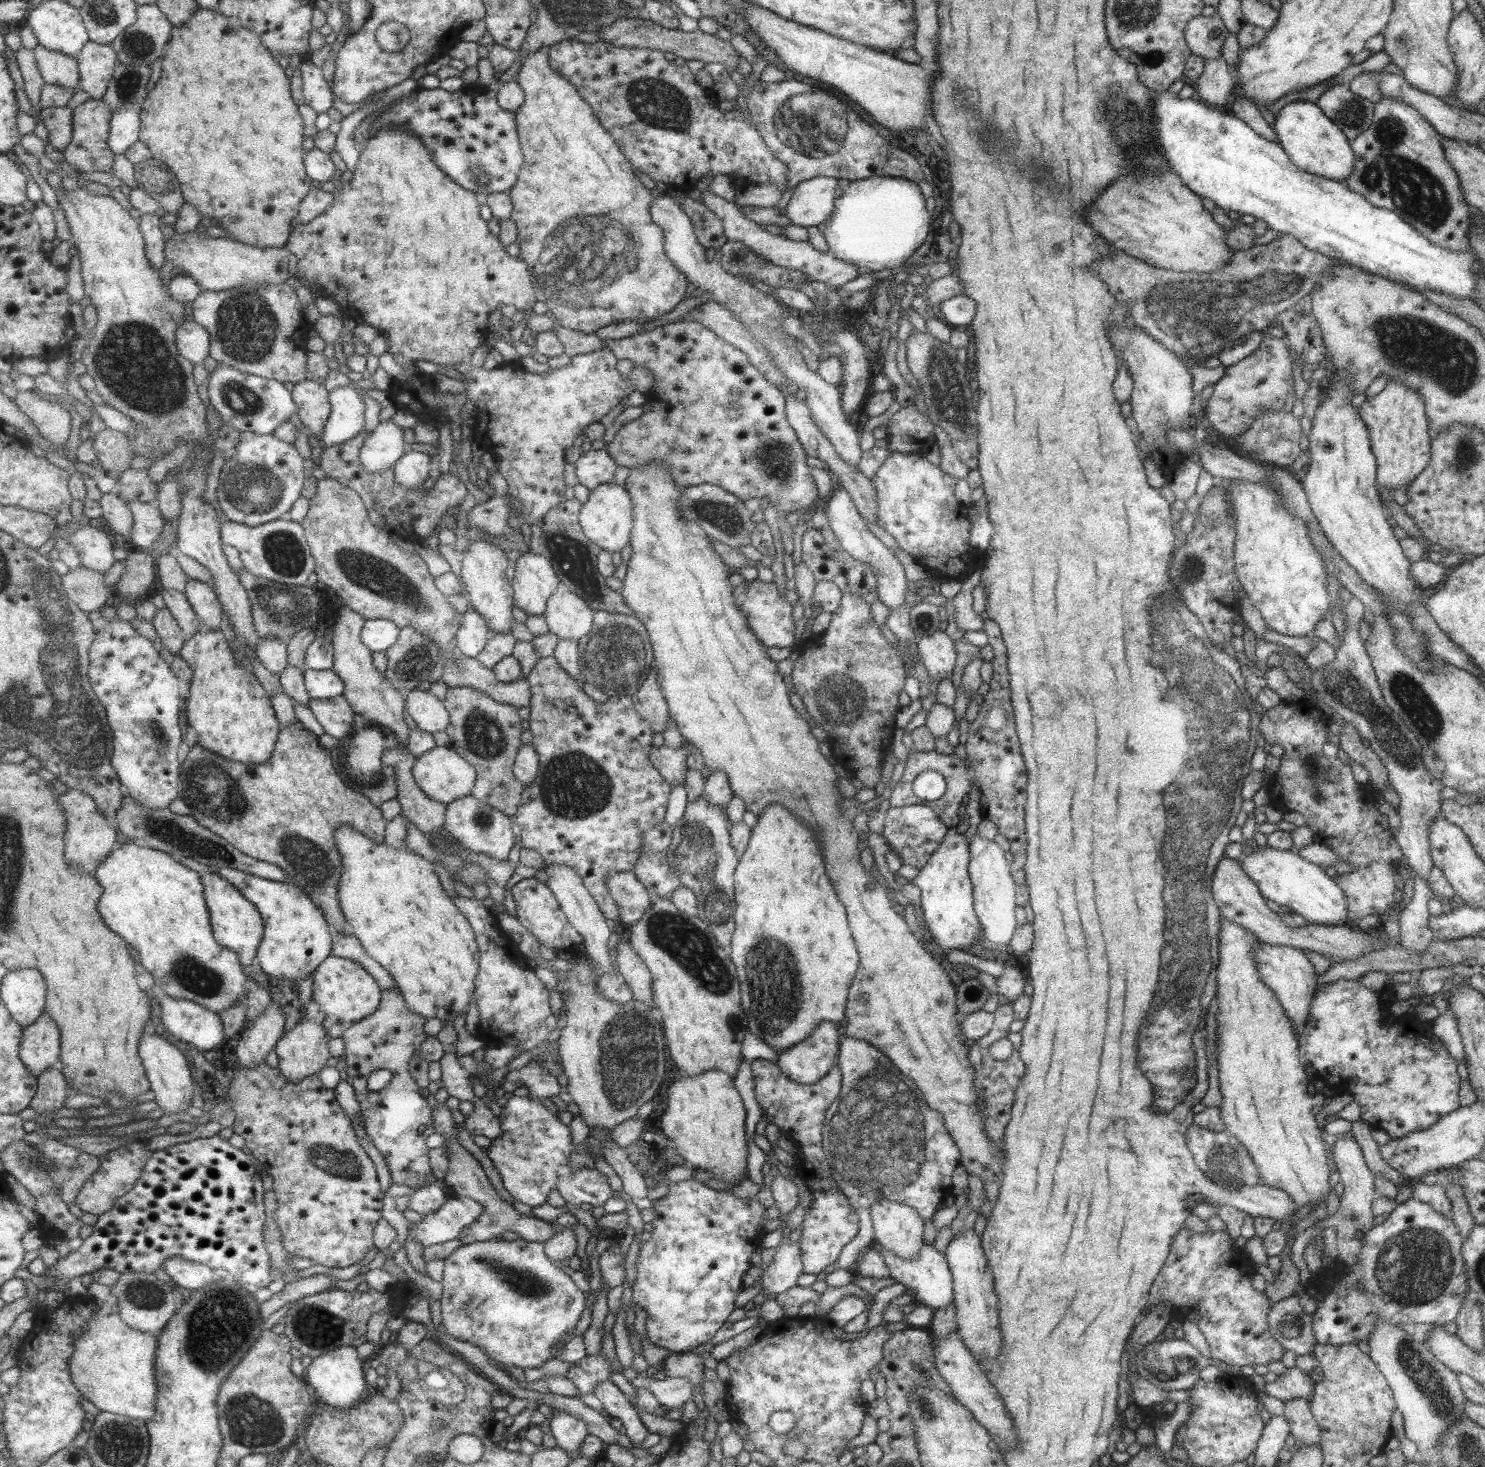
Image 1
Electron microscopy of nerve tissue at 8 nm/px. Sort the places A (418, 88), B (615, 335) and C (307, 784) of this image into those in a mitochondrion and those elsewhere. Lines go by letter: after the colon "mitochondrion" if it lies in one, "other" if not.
A: other
B: other
C: other

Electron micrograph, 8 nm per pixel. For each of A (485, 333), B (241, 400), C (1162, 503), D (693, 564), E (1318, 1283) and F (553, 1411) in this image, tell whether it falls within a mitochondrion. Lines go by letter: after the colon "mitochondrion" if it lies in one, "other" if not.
A: other
B: mitochondrion
C: other
D: other
E: other
F: other

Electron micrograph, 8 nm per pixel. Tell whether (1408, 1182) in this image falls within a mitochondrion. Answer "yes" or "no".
no

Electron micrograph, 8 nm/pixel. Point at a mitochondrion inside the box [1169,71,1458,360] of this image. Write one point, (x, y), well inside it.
(1420, 194)

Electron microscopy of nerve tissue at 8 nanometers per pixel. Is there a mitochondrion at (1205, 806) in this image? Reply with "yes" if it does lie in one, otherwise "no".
yes

